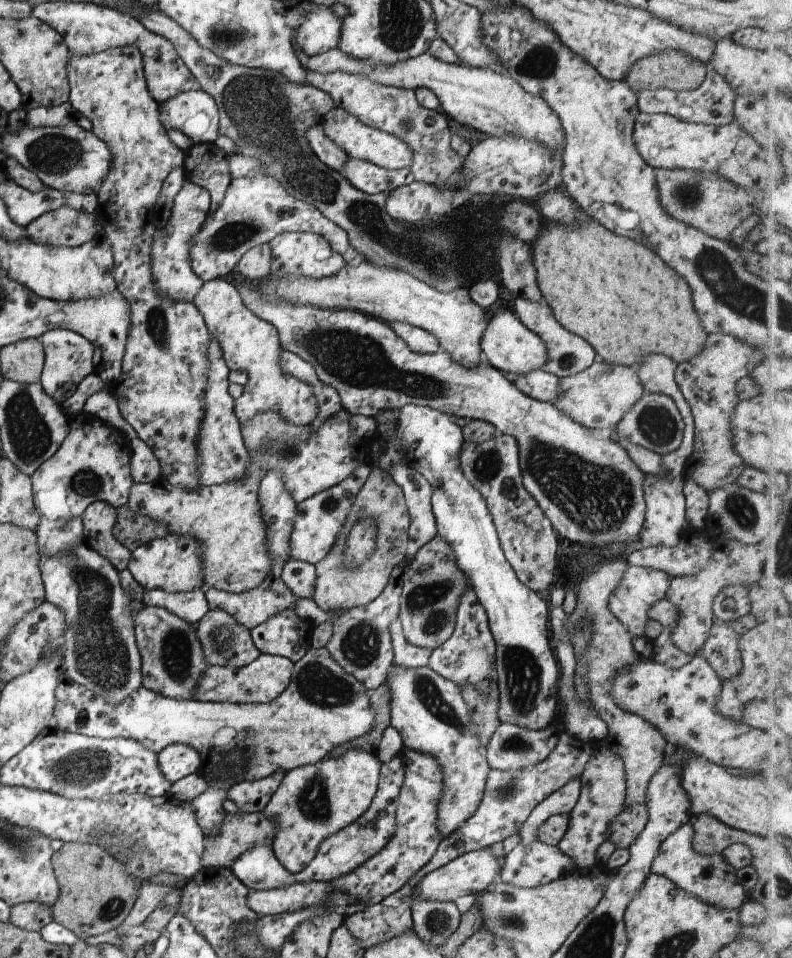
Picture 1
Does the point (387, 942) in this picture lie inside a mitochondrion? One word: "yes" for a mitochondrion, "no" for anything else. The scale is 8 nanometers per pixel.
no

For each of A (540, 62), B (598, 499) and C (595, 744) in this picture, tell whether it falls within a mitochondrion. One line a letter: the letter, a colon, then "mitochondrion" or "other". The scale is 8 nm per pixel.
A: mitochondrion
B: mitochondrion
C: other

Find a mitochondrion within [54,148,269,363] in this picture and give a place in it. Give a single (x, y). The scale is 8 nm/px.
(234, 235)

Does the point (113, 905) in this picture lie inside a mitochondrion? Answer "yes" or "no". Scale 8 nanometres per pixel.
yes

